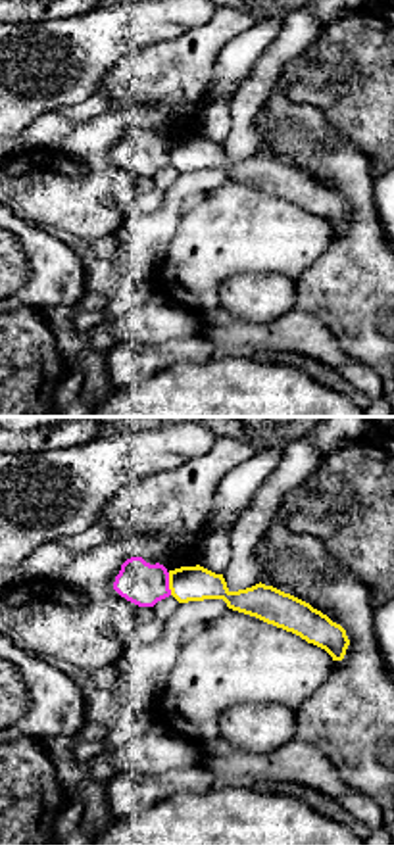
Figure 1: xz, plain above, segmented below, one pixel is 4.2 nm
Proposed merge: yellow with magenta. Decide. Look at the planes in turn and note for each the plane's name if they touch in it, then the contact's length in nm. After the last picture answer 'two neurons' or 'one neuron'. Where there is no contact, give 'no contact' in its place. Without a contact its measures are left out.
xz | 100 nm

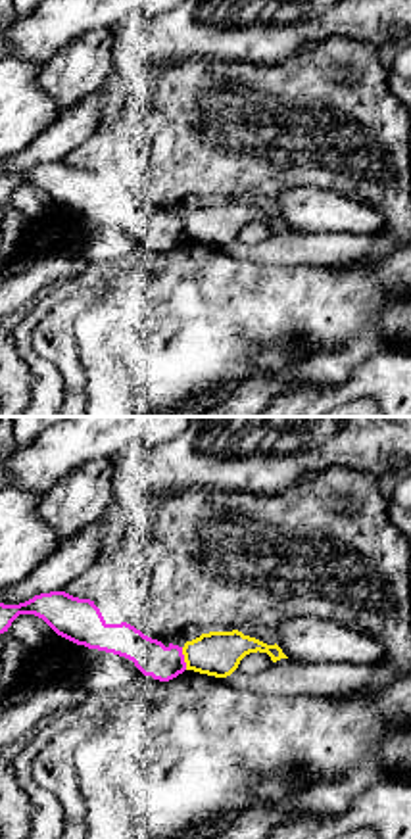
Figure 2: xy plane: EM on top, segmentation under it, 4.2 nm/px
xy | 100 nm

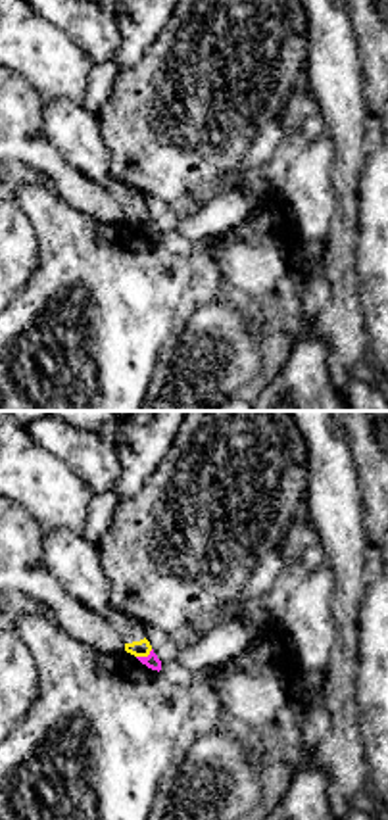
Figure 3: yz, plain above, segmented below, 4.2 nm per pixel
yz | 80 nm

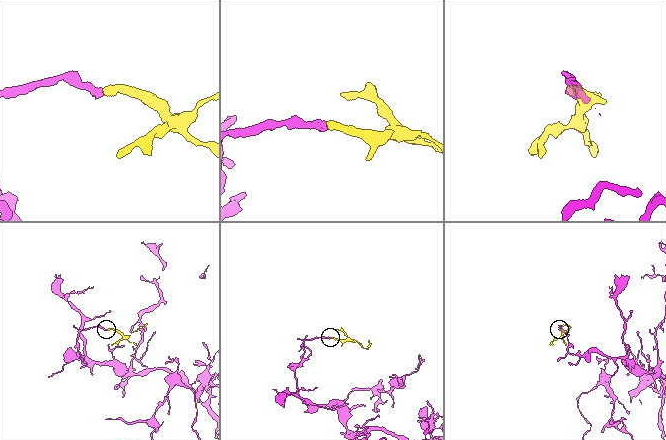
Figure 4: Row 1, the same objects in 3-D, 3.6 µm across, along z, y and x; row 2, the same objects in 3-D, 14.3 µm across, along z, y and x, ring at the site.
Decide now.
two neurons

